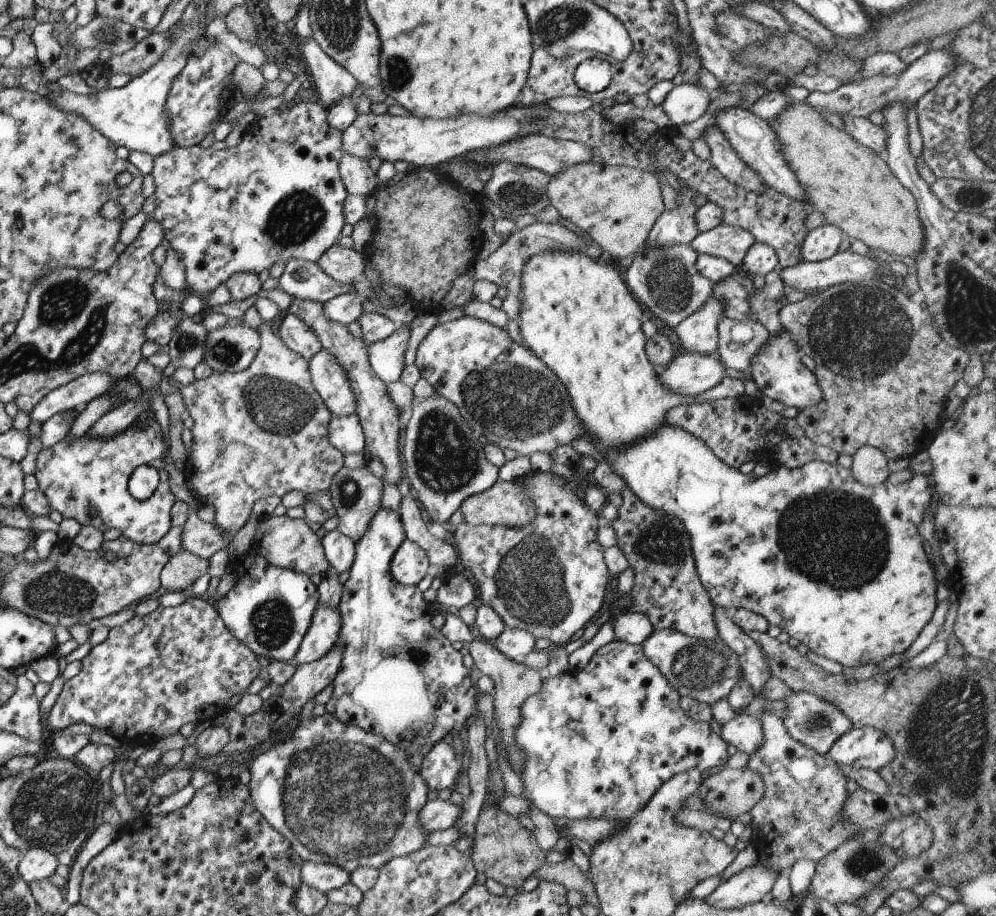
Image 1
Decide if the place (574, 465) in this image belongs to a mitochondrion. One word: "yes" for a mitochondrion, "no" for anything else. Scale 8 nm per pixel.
no

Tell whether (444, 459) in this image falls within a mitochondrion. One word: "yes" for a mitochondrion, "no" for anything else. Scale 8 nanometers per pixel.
yes

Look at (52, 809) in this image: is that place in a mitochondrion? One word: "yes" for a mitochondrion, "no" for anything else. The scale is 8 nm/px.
yes

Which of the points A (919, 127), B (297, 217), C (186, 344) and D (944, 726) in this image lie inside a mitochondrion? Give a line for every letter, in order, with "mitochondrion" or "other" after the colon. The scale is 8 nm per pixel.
A: other
B: mitochondrion
C: mitochondrion
D: mitochondrion

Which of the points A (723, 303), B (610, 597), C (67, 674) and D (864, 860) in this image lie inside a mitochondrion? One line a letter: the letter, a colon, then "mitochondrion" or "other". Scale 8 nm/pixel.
A: other
B: other
C: other
D: mitochondrion

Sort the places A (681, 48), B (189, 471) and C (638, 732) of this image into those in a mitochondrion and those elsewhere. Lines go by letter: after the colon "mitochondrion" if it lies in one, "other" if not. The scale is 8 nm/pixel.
A: other
B: other
C: other

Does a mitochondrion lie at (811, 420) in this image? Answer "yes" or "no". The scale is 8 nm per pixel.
no

